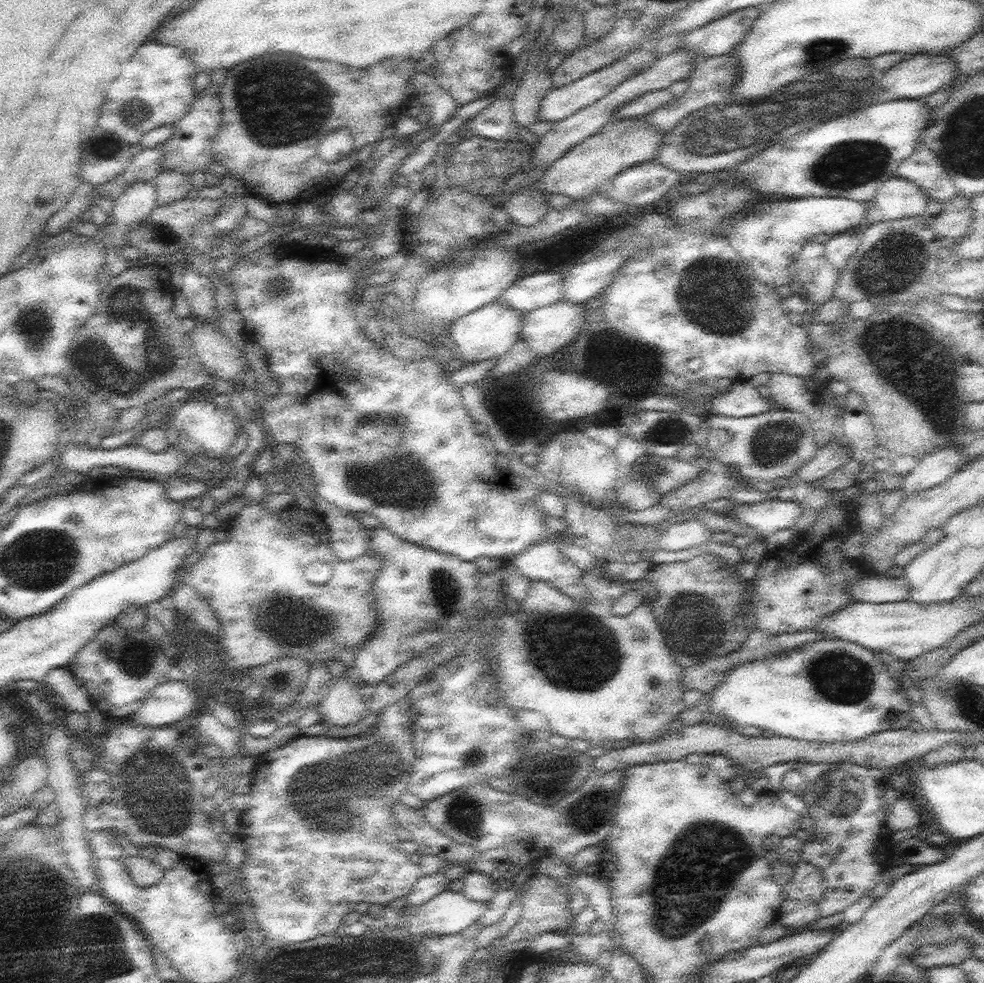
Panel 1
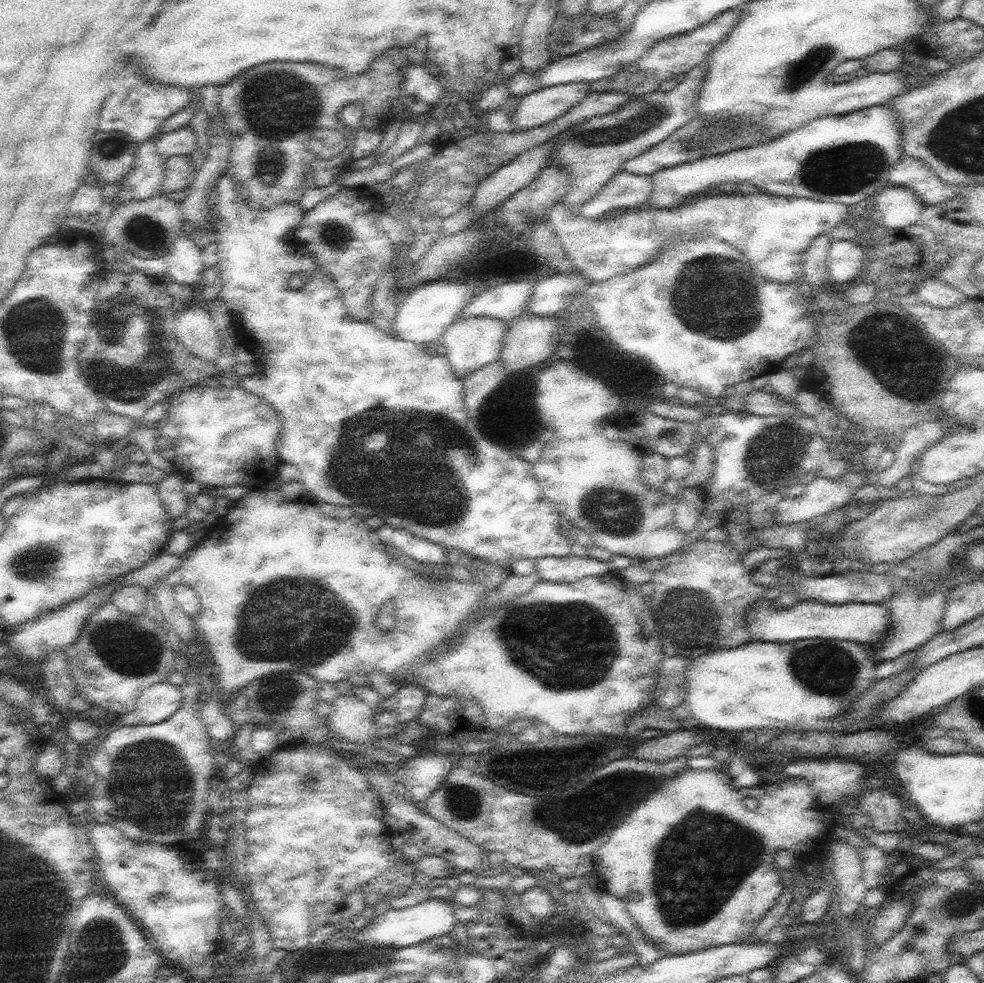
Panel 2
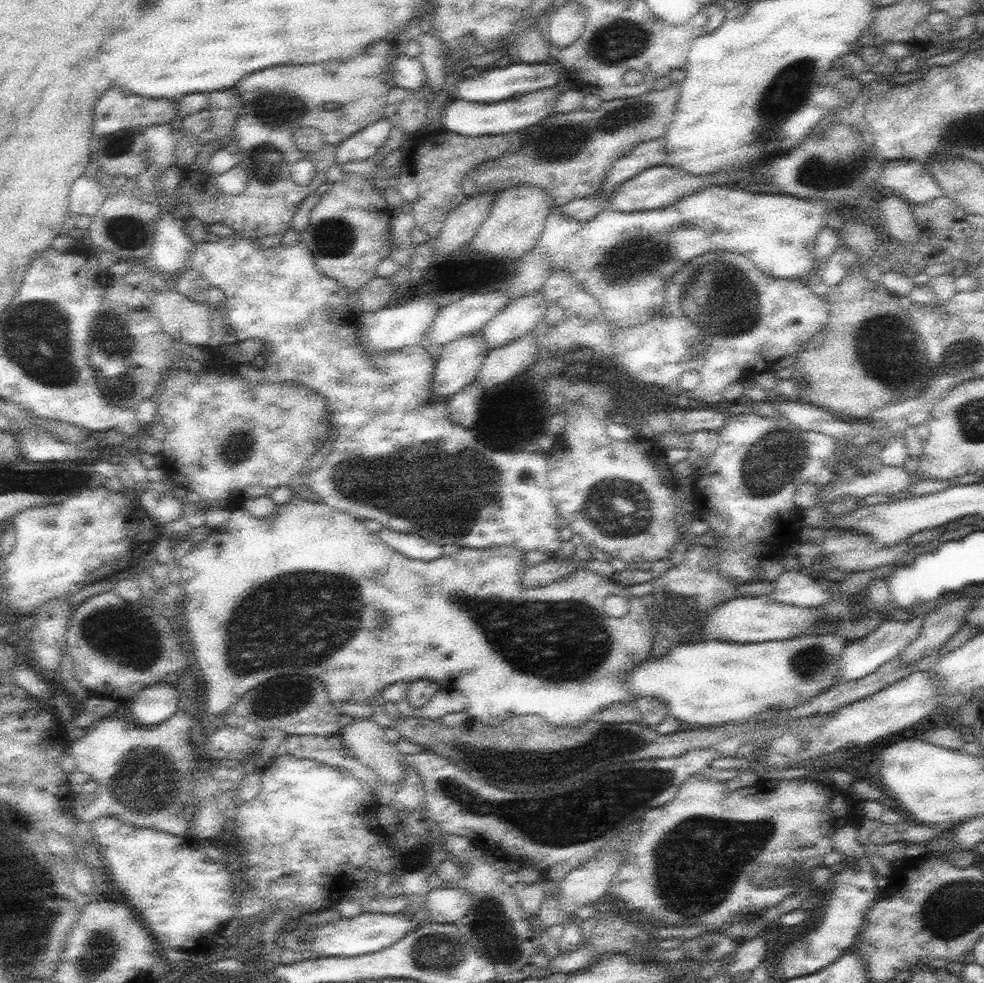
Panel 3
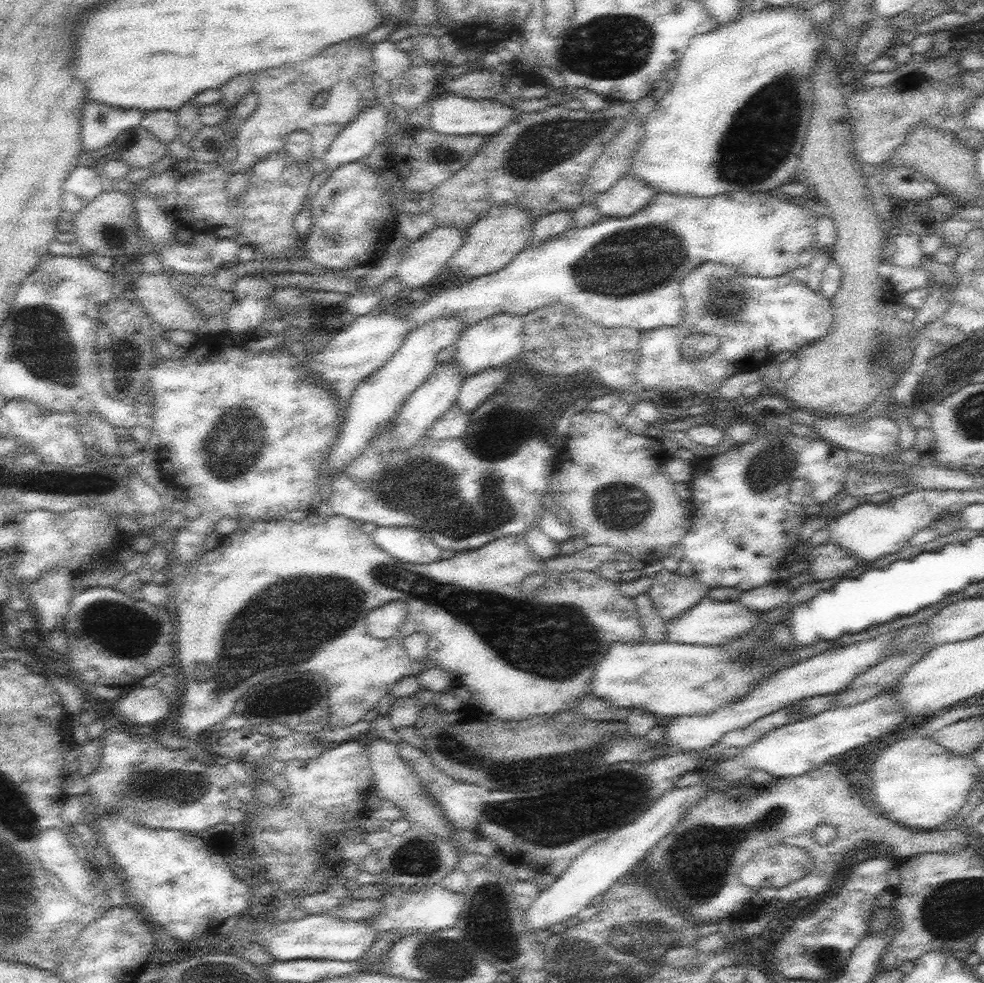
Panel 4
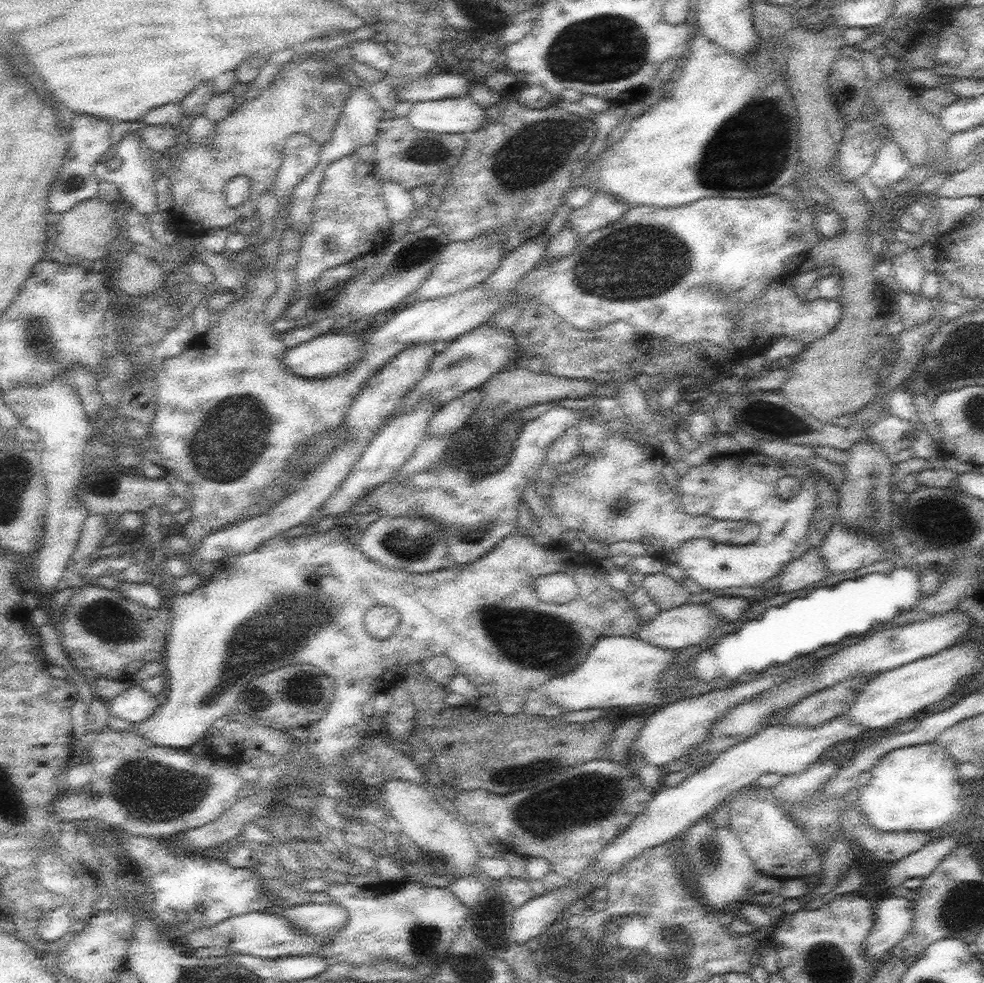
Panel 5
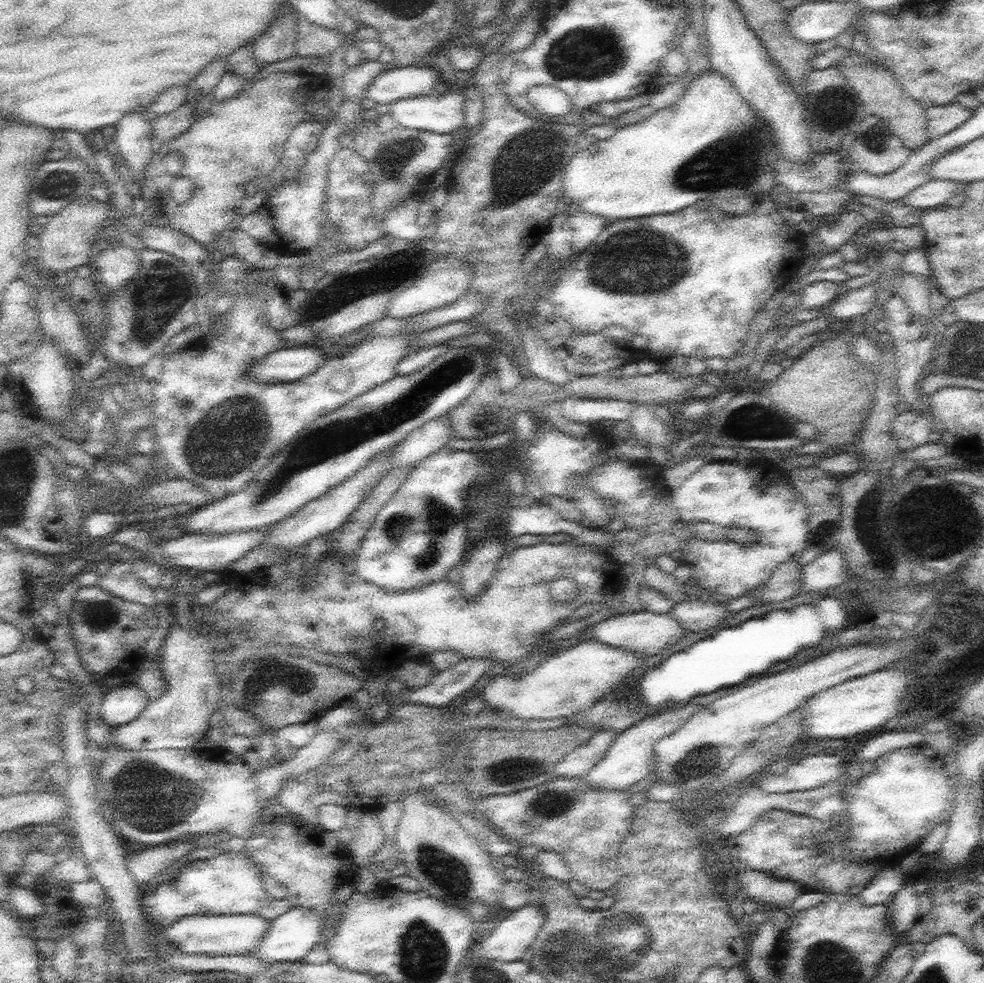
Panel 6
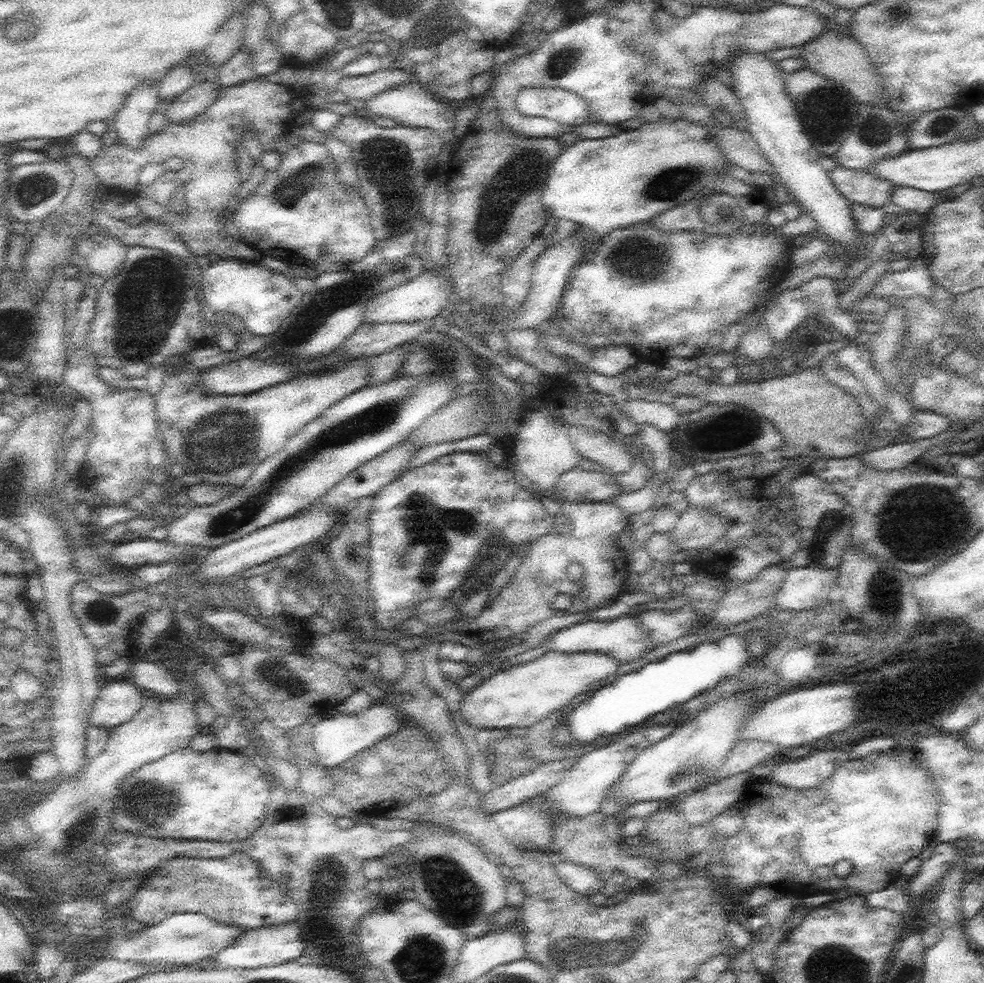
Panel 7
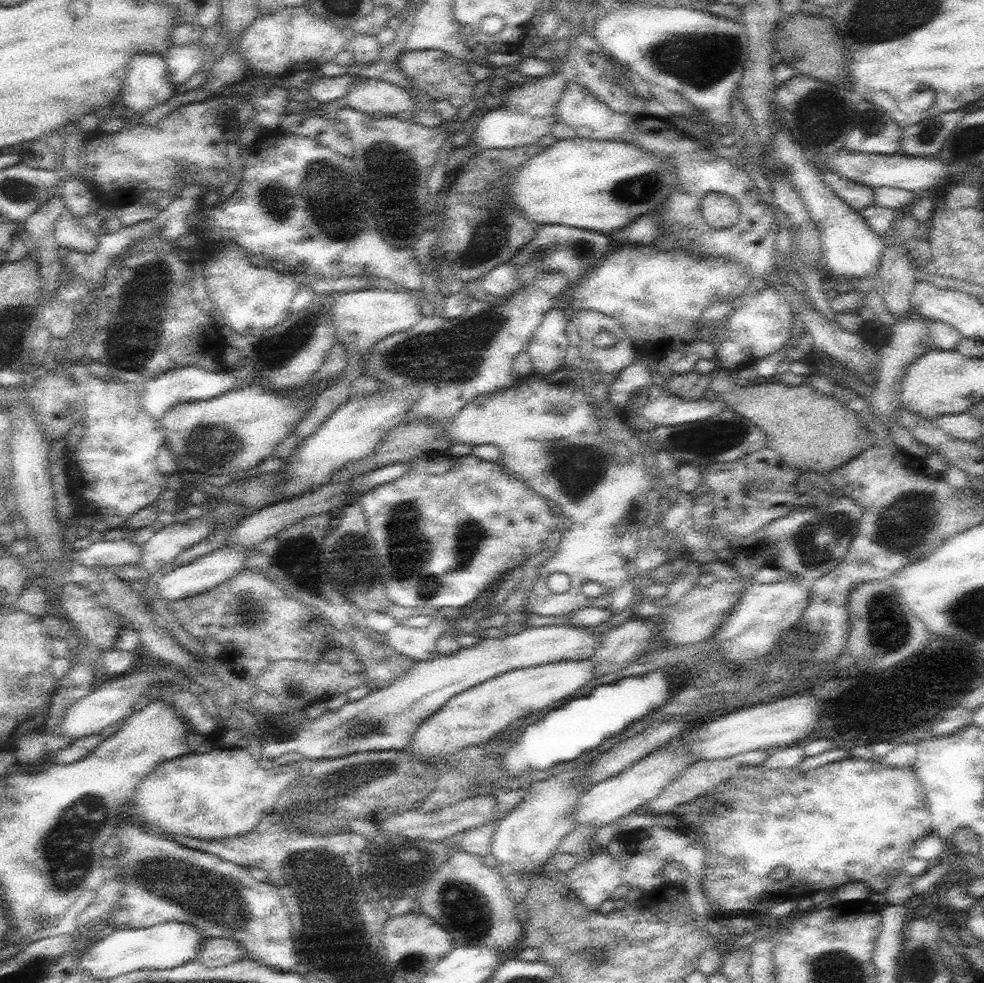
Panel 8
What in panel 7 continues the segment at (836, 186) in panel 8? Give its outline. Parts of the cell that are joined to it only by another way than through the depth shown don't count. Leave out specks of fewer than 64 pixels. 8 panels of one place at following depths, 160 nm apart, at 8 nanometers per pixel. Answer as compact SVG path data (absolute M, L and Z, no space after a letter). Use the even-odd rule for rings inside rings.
M836 164L830 174L833 183L852 203L881 208L891 202L895 184L881 176L872 175L866 169L851 169Z

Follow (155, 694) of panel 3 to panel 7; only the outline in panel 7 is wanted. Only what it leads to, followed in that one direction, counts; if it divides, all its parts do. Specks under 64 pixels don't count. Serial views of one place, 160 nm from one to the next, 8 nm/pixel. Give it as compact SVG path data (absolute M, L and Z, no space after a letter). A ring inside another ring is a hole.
M131 675L102 682L100 687L88 726L102 726L114 730L120 724L128 723L146 703L146 694L131 679Z

